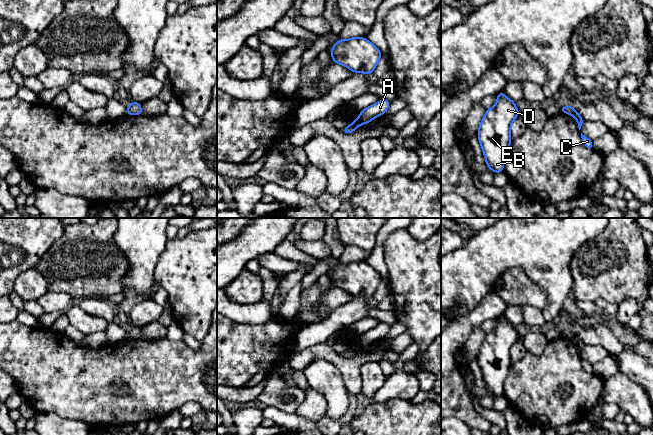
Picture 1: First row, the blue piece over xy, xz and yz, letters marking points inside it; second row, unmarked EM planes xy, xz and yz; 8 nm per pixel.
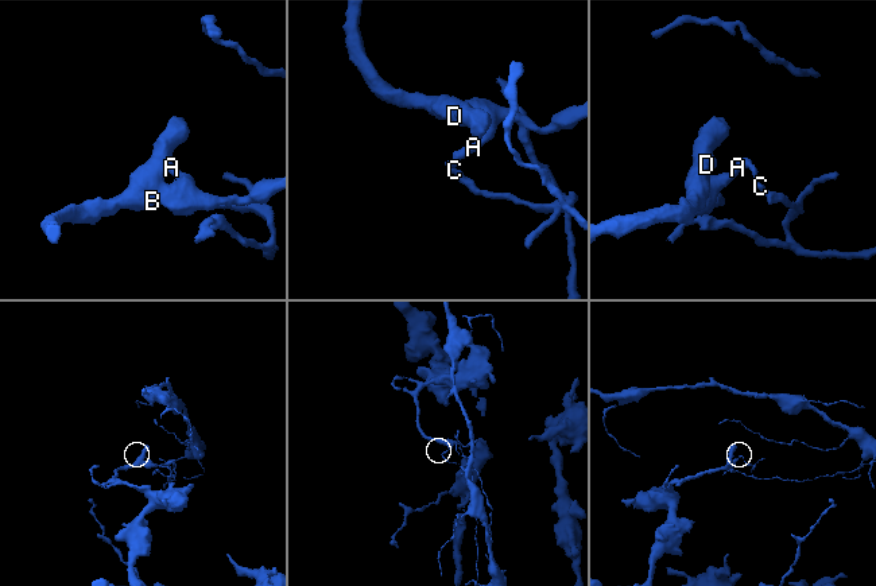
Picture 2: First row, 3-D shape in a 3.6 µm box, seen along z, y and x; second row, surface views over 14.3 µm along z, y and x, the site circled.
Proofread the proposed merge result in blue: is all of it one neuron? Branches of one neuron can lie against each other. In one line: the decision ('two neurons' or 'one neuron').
two neurons

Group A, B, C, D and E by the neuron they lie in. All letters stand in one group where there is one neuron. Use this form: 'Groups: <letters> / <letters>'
Groups: A B D E / C

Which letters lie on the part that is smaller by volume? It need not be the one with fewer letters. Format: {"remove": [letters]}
{"remove": ["C"]}

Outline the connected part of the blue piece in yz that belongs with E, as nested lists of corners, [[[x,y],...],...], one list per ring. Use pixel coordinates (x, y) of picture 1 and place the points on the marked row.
[[[503,90],[479,124],[478,140],[486,165],[496,174],[504,171],[504,159],[511,144],[511,125],[519,114],[515,101],[507,98]]]

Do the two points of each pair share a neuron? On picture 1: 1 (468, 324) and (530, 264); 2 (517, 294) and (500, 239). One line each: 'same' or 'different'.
1: different
2: different

